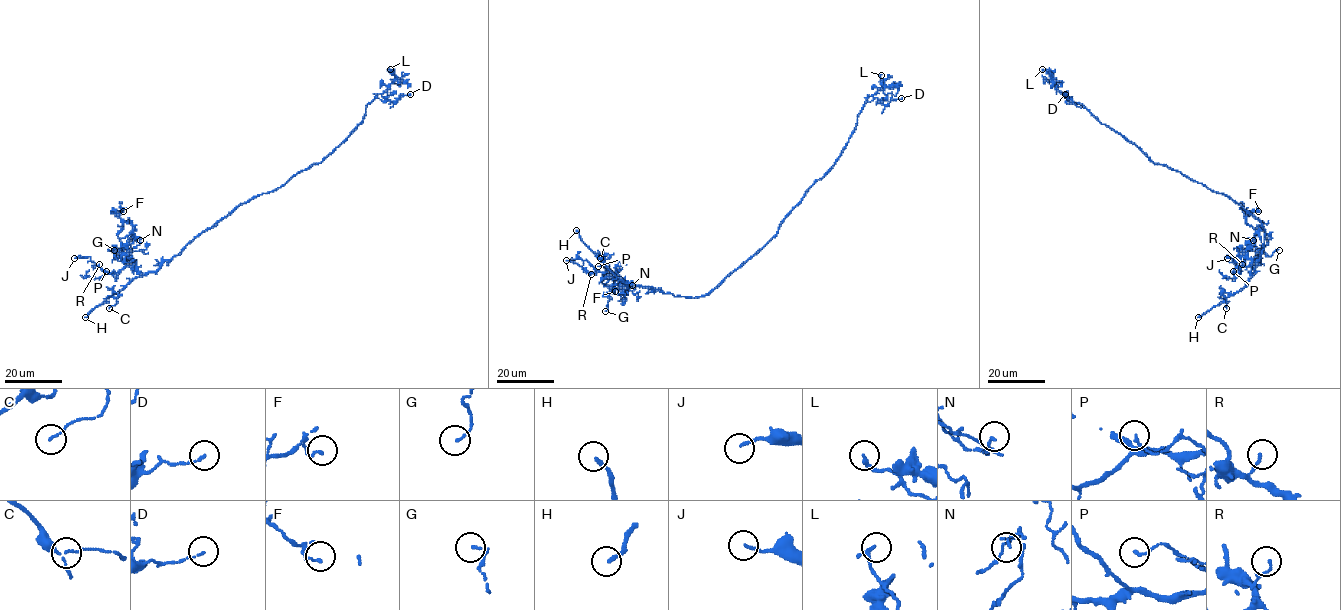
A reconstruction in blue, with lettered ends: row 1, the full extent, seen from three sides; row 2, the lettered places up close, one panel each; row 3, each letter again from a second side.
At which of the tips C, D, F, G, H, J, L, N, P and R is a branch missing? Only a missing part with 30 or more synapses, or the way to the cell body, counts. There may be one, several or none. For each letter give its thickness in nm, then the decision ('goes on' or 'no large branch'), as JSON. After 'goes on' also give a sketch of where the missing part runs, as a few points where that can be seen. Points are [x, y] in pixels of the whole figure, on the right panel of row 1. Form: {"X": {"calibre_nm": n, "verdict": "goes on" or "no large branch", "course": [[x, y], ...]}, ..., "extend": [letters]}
{"C": {"calibre_nm": 100, "verdict": "no large branch"}, "D": {"calibre_nm": 100, "verdict": "no large branch"}, "F": {"calibre_nm": 110, "verdict": "no large branch"}, "G": {"calibre_nm": 100, "verdict": "no large branch"}, "H": {"calibre_nm": 160, "verdict": "goes on"}, "J": {"calibre_nm": 130, "verdict": "no large branch"}, "L": {"calibre_nm": 180, "verdict": "no large branch"}, "N": {"calibre_nm": 70, "verdict": "no large branch"}, "P": {"calibre_nm": 140, "verdict": "no large branch"}, "R": {"calibre_nm": 70, "verdict": "no large branch"}, "extend": ["H"]}

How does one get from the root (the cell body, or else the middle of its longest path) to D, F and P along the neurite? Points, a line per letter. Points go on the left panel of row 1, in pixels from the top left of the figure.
D: (269, 193), (328, 156), (360, 123), (366, 106), (377, 94), (392, 101), (410, 94)
F: (269, 193), (239, 204), (156, 271), (144, 273), (137, 271), (118, 237), (122, 222), (115, 212), (123, 211)
P: (269, 193), (237, 206), (156, 271), (140, 273), (134, 266), (125, 266), (118, 274), (106, 271)

